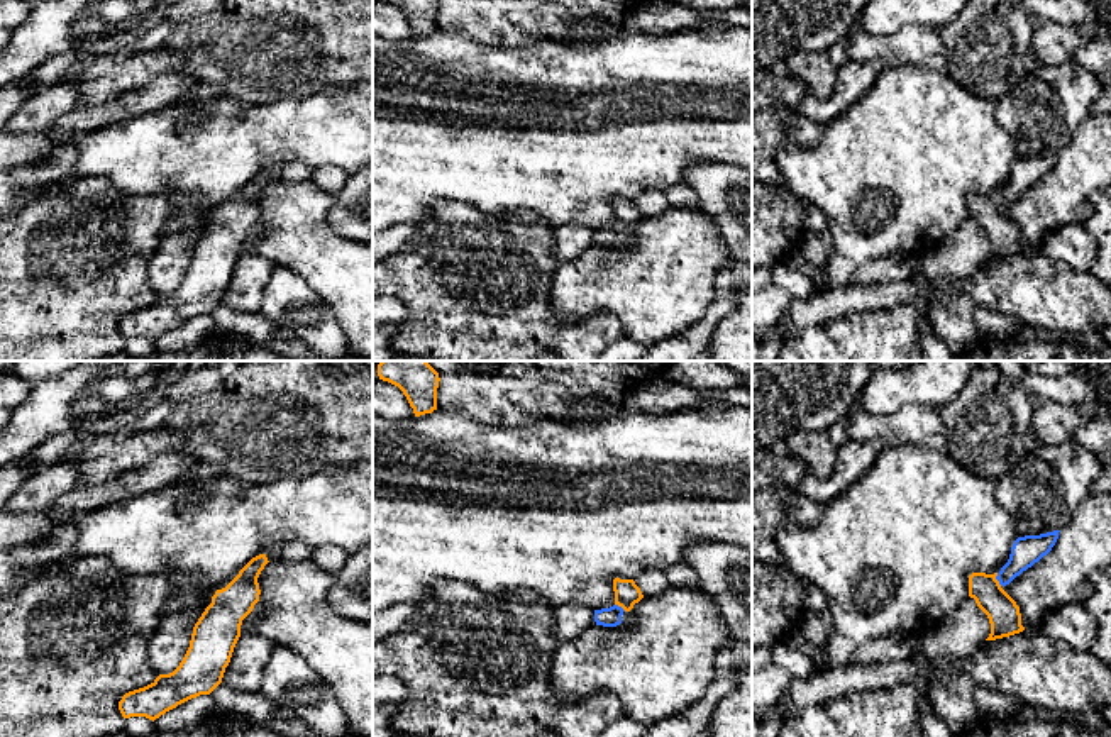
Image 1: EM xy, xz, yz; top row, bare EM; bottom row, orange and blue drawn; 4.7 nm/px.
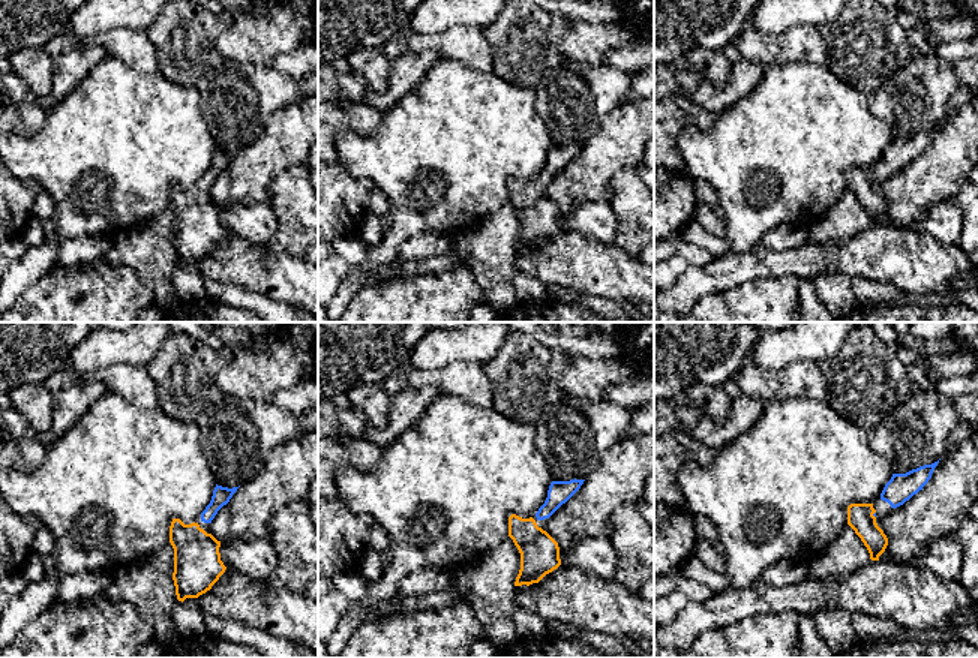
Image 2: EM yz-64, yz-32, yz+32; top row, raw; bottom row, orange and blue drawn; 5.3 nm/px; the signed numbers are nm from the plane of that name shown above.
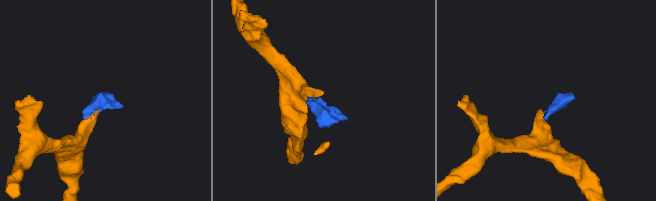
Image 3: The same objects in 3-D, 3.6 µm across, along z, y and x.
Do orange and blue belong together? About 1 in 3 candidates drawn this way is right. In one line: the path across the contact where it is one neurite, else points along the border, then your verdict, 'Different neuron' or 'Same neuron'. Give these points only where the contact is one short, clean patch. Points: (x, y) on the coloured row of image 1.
Path across: yz (1003, 614), (996, 604), (996, 580), (1027, 551). Same neuron

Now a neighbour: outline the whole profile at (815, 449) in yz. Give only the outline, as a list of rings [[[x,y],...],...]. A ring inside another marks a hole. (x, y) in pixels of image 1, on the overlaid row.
[[[796,430],[786,439],[786,444],[791,456],[806,464],[808,473],[821,479],[833,473],[837,446],[830,441],[826,432]]]

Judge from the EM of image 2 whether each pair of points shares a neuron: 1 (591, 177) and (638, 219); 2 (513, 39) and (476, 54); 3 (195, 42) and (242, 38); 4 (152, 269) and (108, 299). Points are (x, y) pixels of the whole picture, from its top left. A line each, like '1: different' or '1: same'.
1: different
2: different
3: different
4: different

